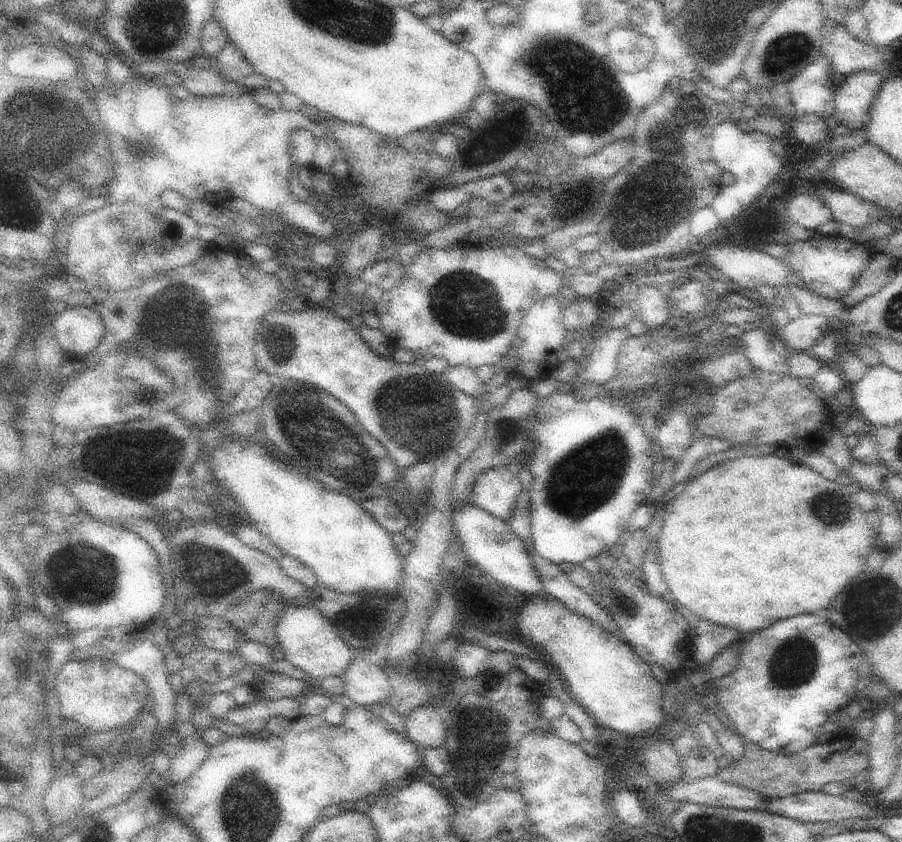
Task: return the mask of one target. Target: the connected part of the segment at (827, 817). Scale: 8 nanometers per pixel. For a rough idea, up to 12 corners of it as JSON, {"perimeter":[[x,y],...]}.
{"perimeter":[[823,791],[766,799],[765,810],[792,820],[842,822],[878,812]]}

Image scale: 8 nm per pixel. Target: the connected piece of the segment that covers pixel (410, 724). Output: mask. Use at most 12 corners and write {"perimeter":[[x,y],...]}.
{"perimeter":[[428,703],[405,718],[407,737],[422,750],[438,748],[446,724]]}

